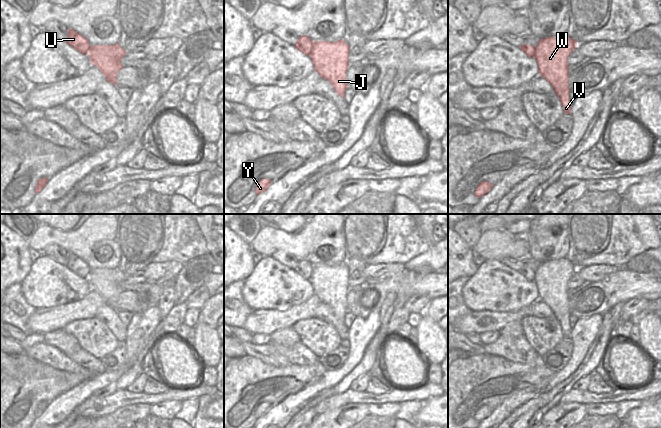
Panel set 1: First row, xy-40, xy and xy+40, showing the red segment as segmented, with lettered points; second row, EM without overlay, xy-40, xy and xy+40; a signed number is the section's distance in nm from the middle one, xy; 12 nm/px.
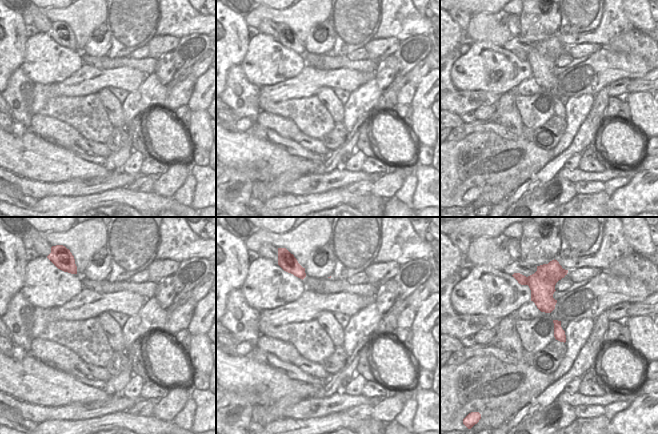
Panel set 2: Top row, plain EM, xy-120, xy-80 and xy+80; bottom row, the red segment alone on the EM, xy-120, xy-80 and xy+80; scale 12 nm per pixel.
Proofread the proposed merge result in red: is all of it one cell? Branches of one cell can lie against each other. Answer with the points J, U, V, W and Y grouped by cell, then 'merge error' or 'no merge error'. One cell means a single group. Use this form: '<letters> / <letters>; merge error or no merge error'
J V W Y / U; merge error

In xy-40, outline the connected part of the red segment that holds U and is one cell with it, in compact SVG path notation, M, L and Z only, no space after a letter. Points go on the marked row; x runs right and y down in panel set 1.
M67 29L66 43L81 54L86 55L88 55L89 50L91 48L87 38L85 38L73 29Z

